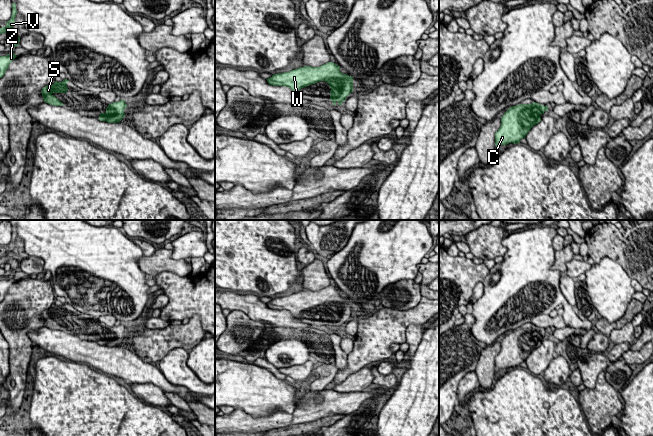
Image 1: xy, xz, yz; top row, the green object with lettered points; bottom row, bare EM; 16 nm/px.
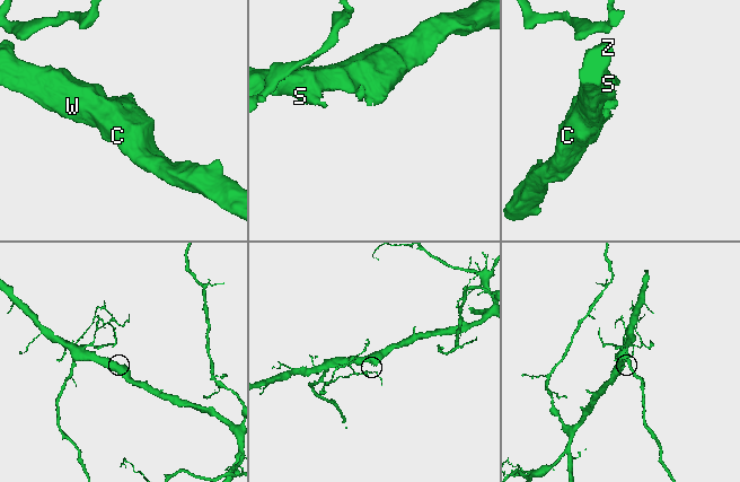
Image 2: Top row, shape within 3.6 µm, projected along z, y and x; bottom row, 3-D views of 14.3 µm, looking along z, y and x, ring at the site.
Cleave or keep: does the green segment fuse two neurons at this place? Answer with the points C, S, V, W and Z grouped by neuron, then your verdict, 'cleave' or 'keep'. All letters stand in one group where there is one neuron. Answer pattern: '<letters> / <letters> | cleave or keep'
C S V W Z | keep

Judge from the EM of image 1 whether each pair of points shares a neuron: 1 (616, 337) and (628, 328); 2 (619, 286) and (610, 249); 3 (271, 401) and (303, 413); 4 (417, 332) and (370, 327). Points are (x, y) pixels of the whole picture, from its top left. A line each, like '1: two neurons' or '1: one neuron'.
1: one neuron
2: two neurons
3: two neurons
4: two neurons

